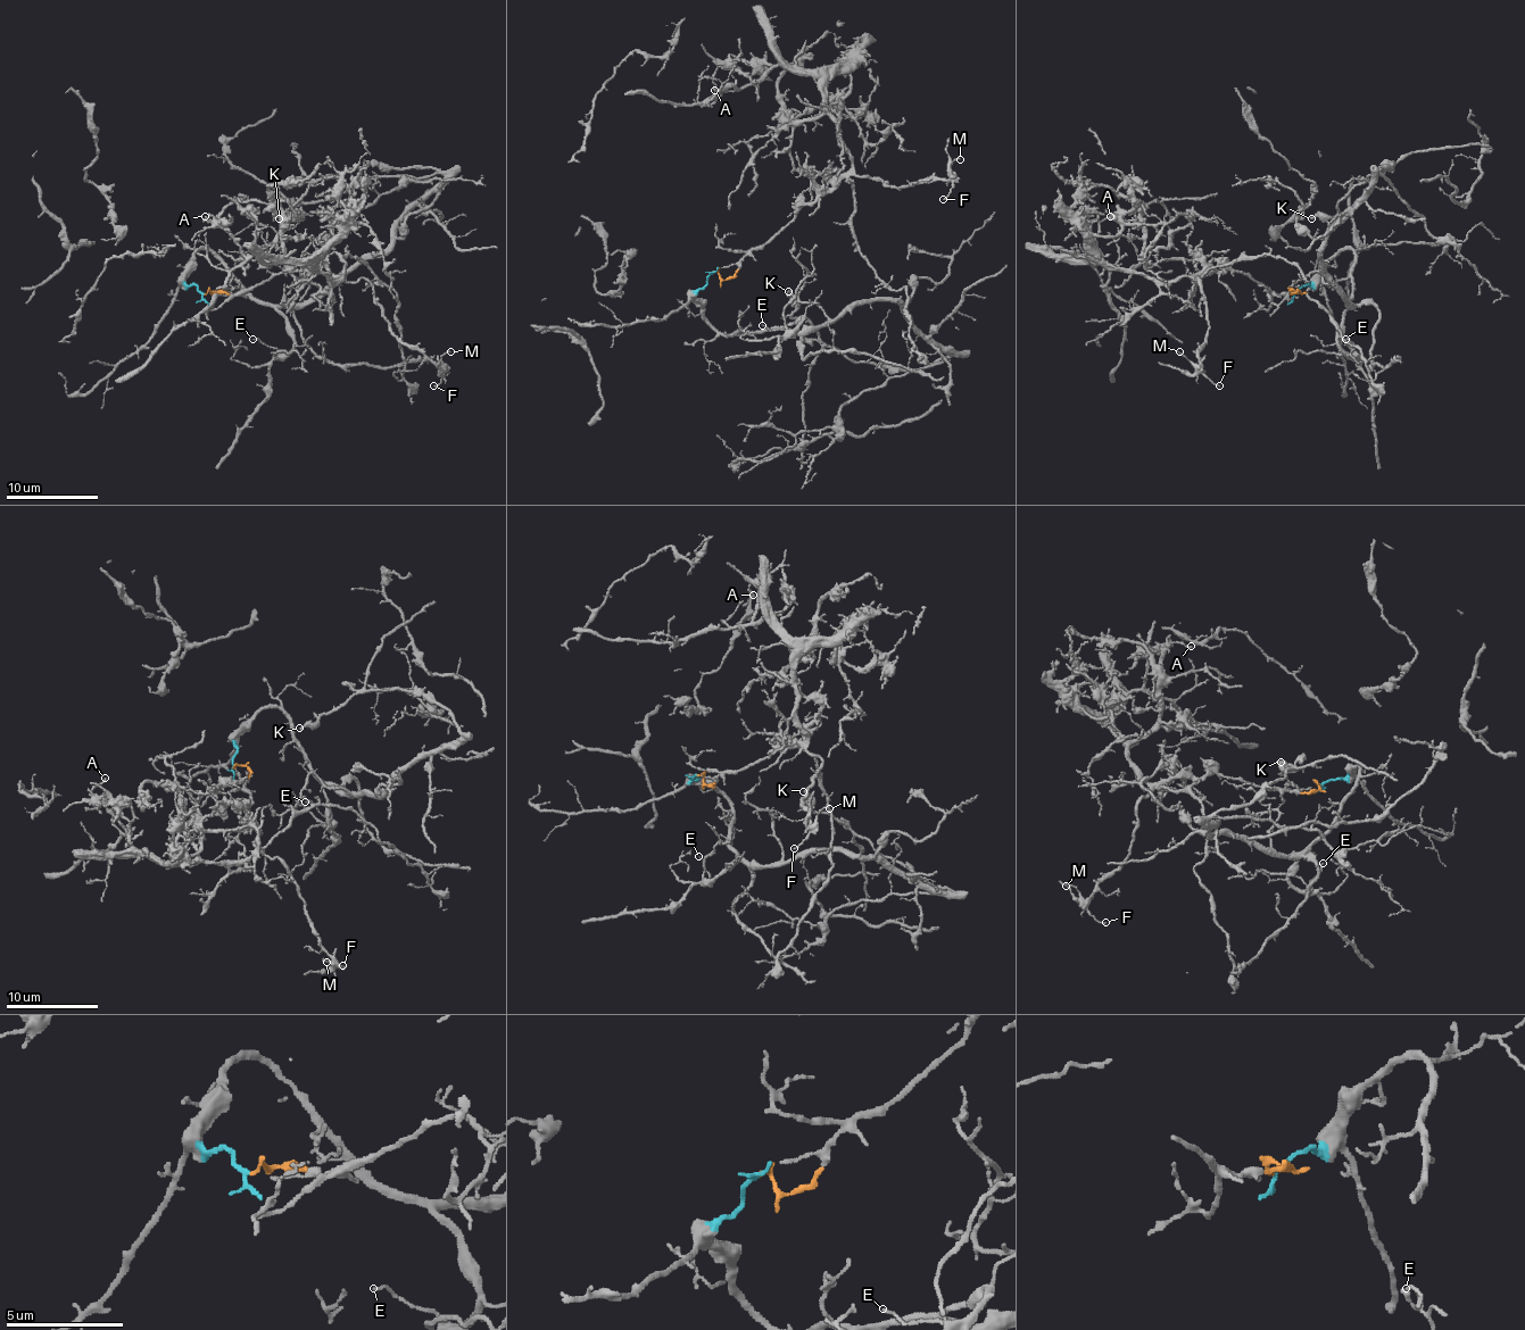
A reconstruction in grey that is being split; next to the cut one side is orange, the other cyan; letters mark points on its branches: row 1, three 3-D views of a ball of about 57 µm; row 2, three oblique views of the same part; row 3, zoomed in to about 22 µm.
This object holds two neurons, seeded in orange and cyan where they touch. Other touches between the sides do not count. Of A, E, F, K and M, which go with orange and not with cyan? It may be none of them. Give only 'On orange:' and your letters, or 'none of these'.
On orange: A, F, M

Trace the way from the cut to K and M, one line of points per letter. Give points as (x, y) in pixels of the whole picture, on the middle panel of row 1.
K: (714, 272), (695, 305), (719, 332), (815, 330), (896, 300), (953, 355), (854, 363), (792, 316), (787, 291)
M: (714, 272), (730, 280), (753, 249), (843, 177), (872, 175), (901, 186), (946, 180), (961, 159)

